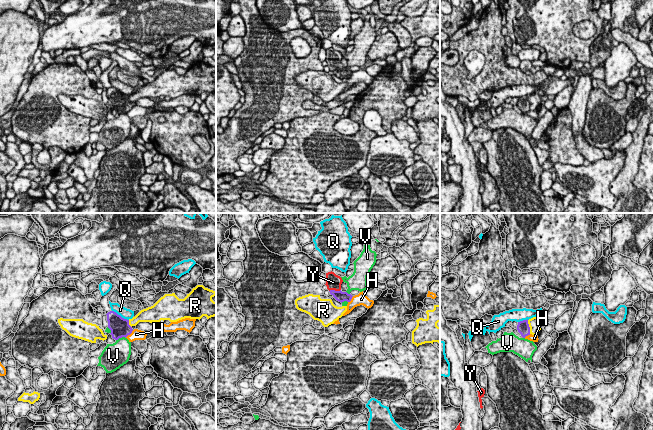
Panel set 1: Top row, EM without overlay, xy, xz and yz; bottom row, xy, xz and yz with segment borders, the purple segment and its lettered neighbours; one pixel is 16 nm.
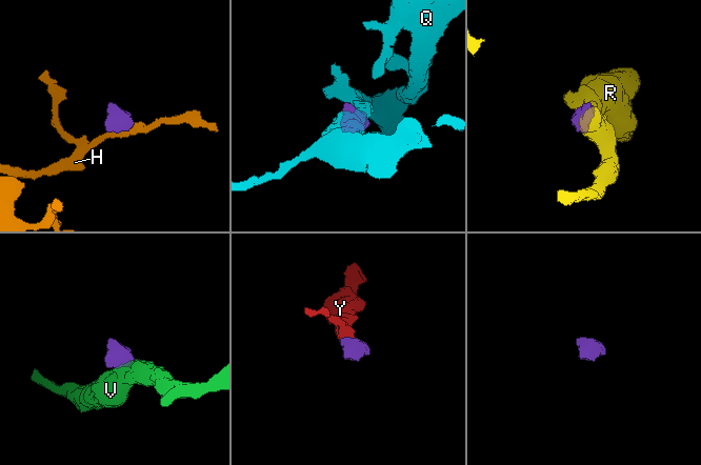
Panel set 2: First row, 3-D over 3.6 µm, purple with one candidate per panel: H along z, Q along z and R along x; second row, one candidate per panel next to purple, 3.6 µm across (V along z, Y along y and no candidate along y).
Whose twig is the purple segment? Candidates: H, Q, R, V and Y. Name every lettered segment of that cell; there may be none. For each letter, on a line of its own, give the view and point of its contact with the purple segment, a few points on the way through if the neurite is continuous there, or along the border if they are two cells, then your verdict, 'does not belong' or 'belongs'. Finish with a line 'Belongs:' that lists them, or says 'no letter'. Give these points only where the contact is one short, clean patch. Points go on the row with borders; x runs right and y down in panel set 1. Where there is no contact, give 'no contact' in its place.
H: meets purple in xy at (129, 334); border along xy (133, 330), (125, 337); does not belong
Q: meets purple in xy at (119, 315); border along xy (112, 310), (128, 320); does not belong
R: meets purple in yz at (529, 327); border along yz (527, 320), (530, 333); does not belong
V: meets purple in xy at (120, 337); border along xy (125, 337), (119, 337), (116, 340); does not belong
Y: meets purple in xz at (334, 290); runs through xz (340, 296), (334, 290), (333, 282); belongs
Belongs: Y

